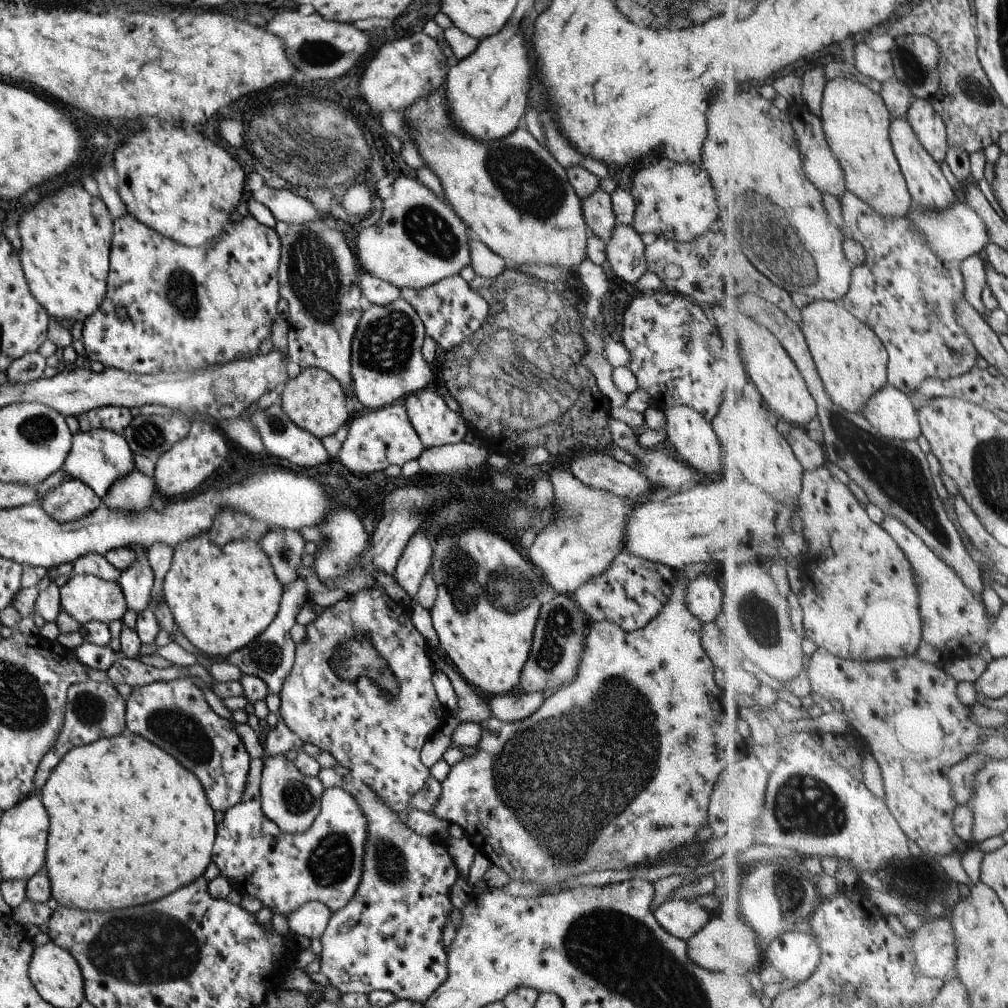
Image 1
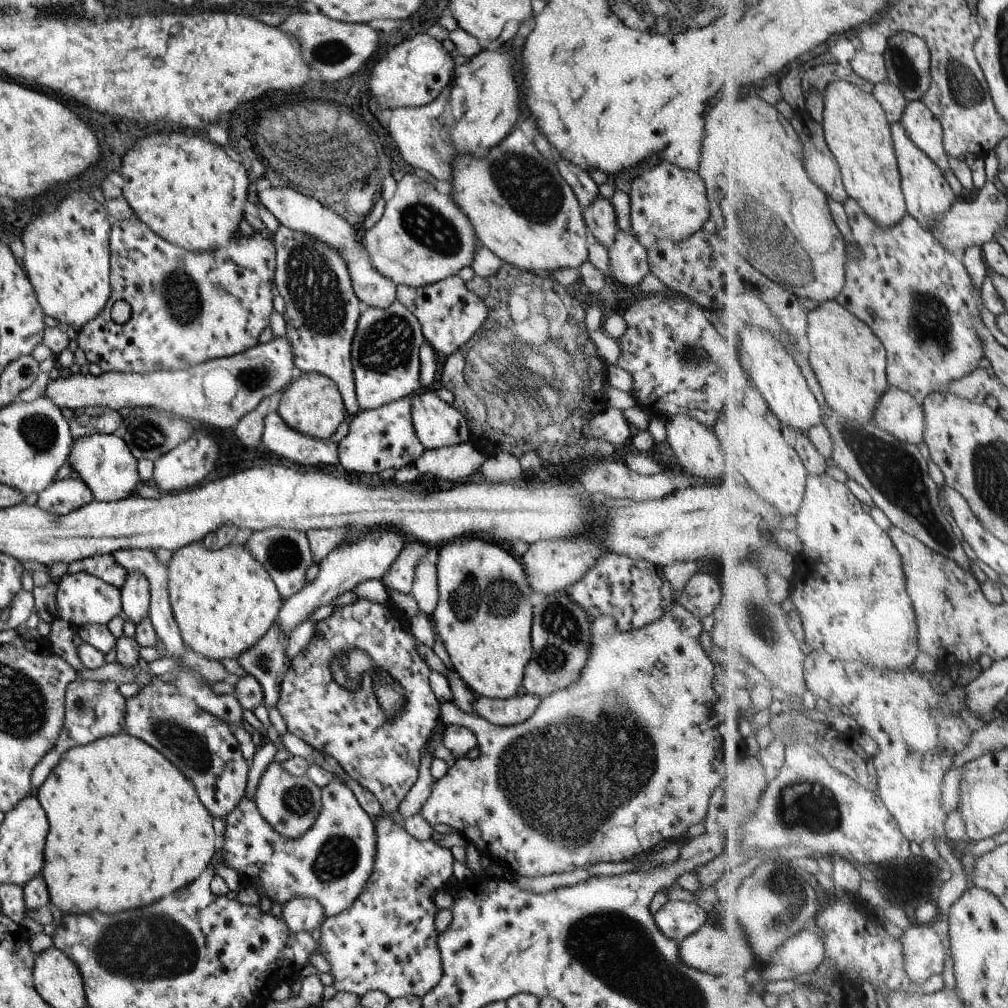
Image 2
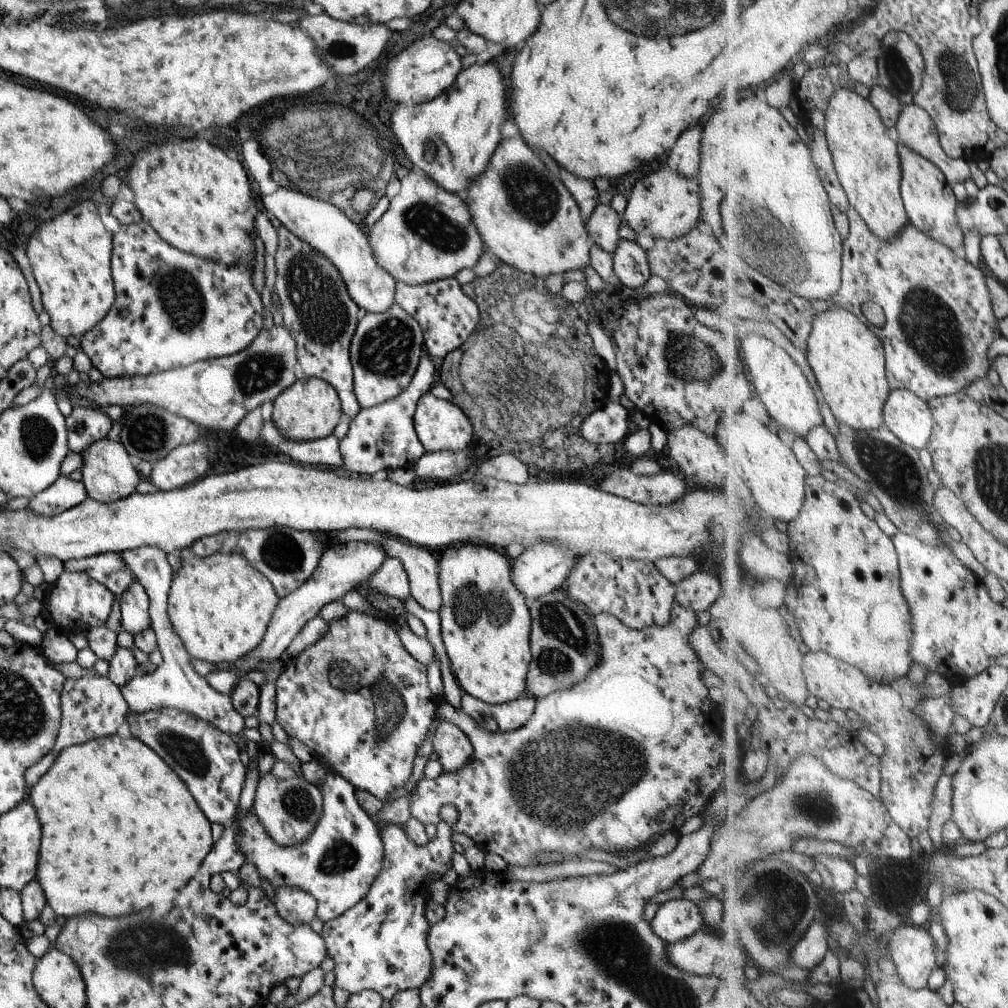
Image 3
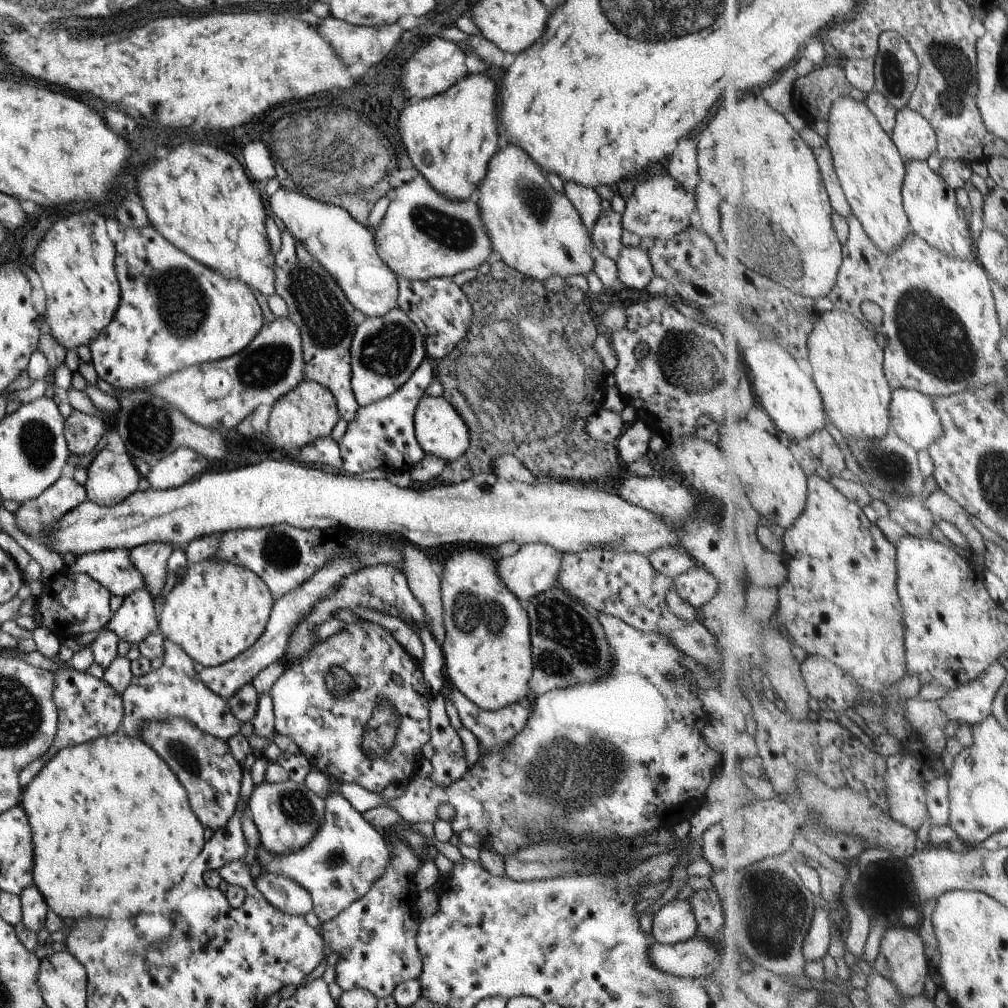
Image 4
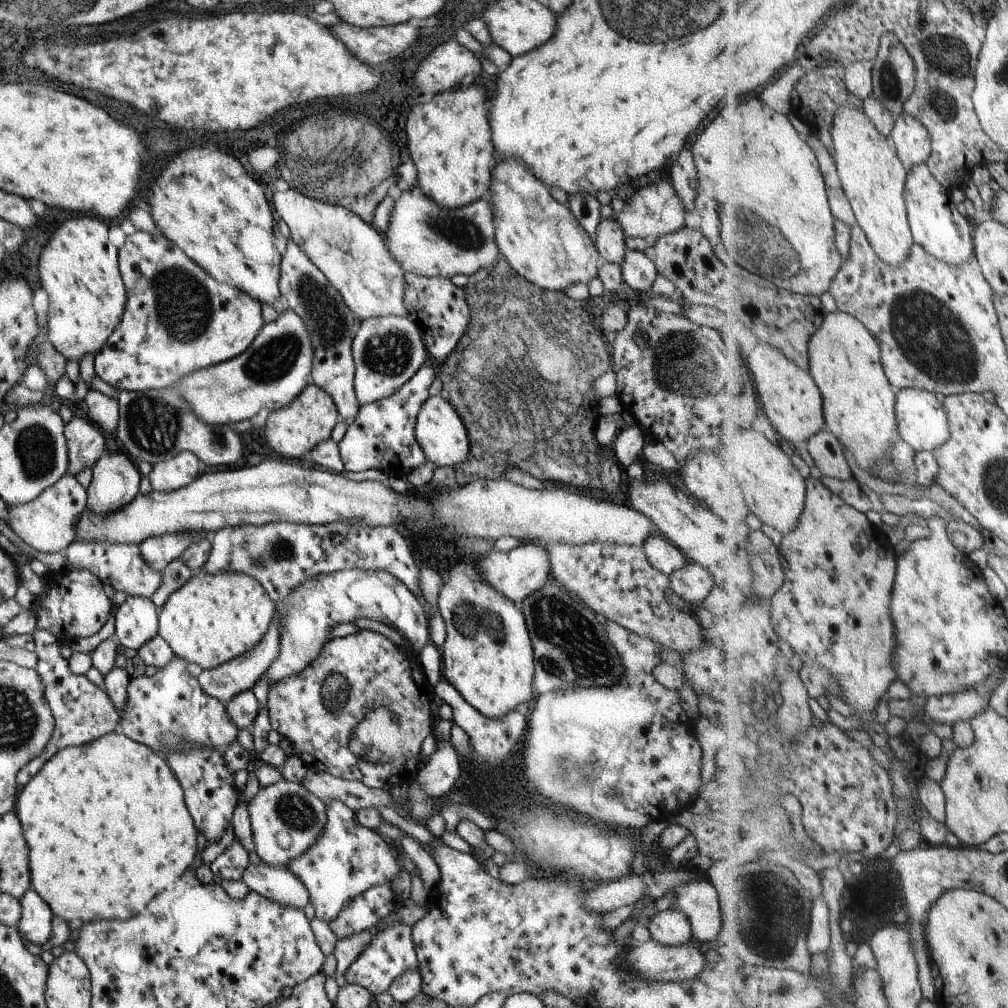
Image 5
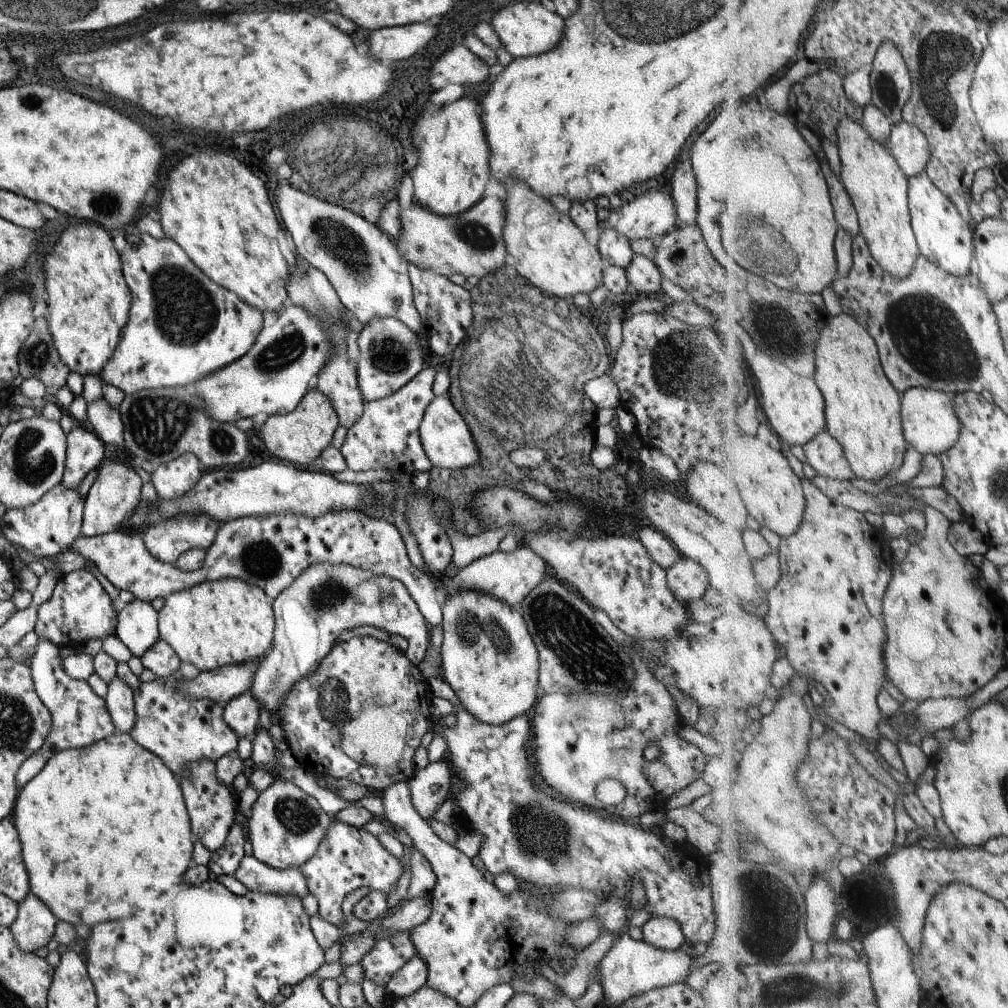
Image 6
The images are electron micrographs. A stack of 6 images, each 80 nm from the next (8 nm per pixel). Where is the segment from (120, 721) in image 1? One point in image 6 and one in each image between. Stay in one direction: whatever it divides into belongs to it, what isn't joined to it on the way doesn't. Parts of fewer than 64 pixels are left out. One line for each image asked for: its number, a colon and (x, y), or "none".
2: (92, 709)
3: (91, 707)
4: (87, 708)
5: (81, 711)
6: (79, 717)

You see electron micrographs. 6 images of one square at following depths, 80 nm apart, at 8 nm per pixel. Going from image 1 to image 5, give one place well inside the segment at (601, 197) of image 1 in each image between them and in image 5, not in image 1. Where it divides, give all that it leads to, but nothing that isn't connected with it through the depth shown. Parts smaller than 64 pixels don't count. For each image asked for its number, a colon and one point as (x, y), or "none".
2: (599, 218)
3: (602, 226)
4: (605, 234)
5: (609, 243)

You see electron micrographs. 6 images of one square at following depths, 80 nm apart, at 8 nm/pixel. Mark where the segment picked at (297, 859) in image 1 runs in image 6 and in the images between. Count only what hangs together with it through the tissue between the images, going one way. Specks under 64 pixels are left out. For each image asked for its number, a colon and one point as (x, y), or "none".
2: (333, 860)
3: (336, 864)
4: (346, 855)
5: (347, 859)
6: (346, 858)

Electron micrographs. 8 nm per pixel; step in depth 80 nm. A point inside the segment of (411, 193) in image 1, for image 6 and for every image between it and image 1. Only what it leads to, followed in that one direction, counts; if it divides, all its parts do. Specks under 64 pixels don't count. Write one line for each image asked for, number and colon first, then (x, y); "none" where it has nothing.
2: (422, 237)
3: (426, 234)
4: (422, 235)
5: (429, 241)
6: (470, 243)

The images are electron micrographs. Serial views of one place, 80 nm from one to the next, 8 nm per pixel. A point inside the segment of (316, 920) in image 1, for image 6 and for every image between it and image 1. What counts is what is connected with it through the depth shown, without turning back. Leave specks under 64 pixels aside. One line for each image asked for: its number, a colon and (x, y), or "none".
2: (299, 914)
3: (295, 906)
4: (283, 894)
5: (280, 885)
6: (254, 875)

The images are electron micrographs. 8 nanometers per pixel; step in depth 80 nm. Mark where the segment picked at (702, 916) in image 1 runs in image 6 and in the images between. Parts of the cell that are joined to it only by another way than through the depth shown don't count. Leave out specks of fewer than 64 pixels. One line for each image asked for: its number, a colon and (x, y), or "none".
2: (676, 920)
3: (675, 920)
4: (673, 922)
5: (669, 928)
6: (664, 933)

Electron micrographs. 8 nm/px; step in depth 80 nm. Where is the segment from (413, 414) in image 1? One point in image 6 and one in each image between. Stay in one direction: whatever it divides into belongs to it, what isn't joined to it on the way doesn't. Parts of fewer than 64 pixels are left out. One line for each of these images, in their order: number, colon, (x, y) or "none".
2: (436, 424)
3: (439, 426)
4: (439, 431)
5: (438, 430)
6: (445, 438)

